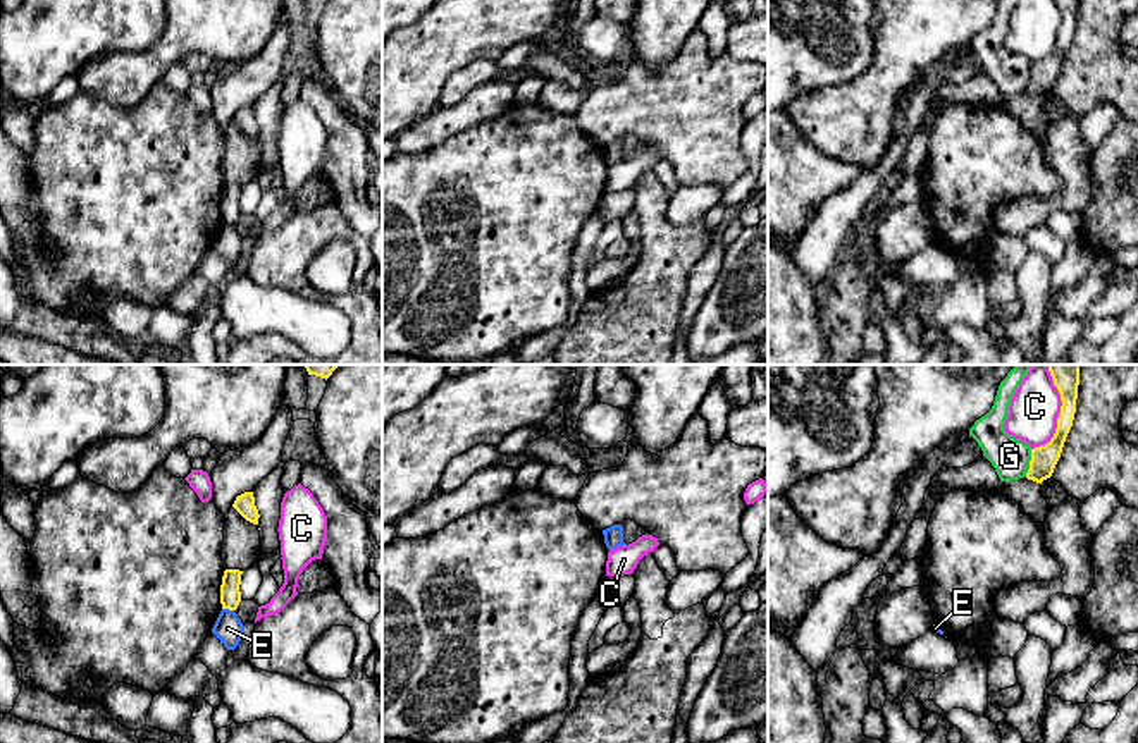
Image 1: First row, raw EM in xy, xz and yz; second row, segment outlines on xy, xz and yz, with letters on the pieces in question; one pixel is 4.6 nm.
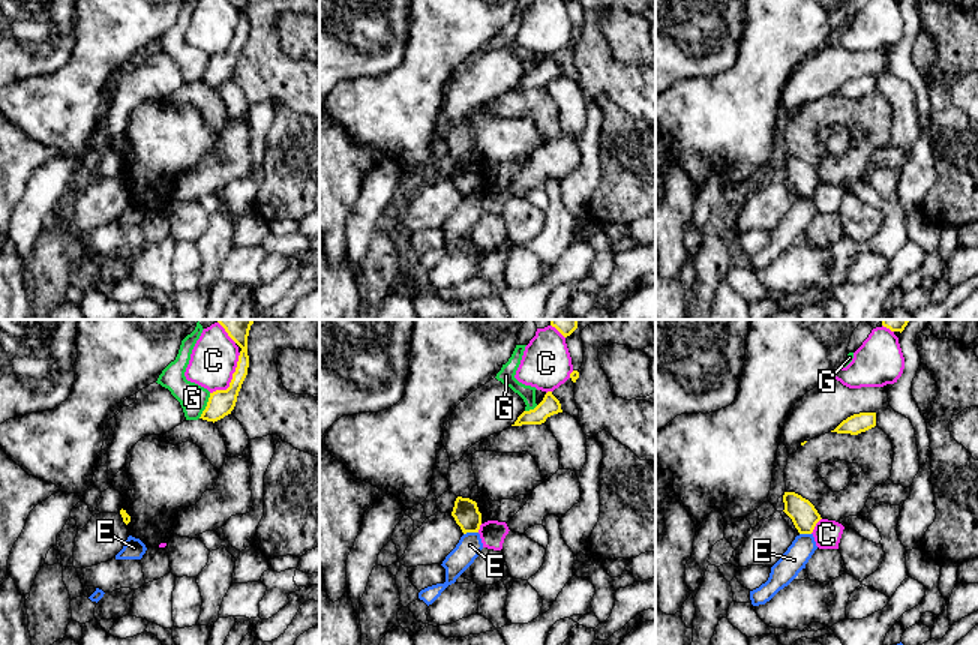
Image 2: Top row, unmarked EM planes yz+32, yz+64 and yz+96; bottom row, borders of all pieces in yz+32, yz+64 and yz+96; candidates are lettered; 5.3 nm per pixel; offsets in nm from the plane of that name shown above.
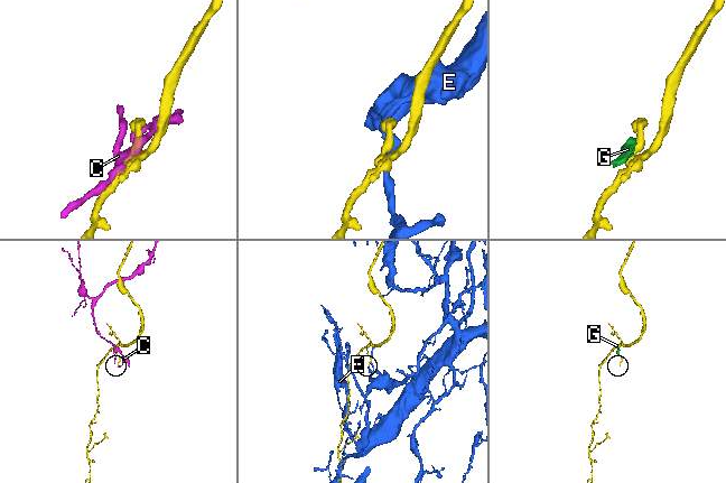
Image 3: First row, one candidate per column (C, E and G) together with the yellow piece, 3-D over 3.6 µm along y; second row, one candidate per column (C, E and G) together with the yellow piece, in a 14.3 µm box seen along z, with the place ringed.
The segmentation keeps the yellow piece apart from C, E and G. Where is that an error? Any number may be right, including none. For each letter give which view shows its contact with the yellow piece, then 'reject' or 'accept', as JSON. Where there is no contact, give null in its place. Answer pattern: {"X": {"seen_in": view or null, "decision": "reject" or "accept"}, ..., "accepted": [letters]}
{"C": {"seen_in": "yz", "decision": "reject"}, "E": {"seen_in": "xy", "decision": "reject"}, "G": {"seen_in": "yz", "decision": "reject"}, "accepted": []}

